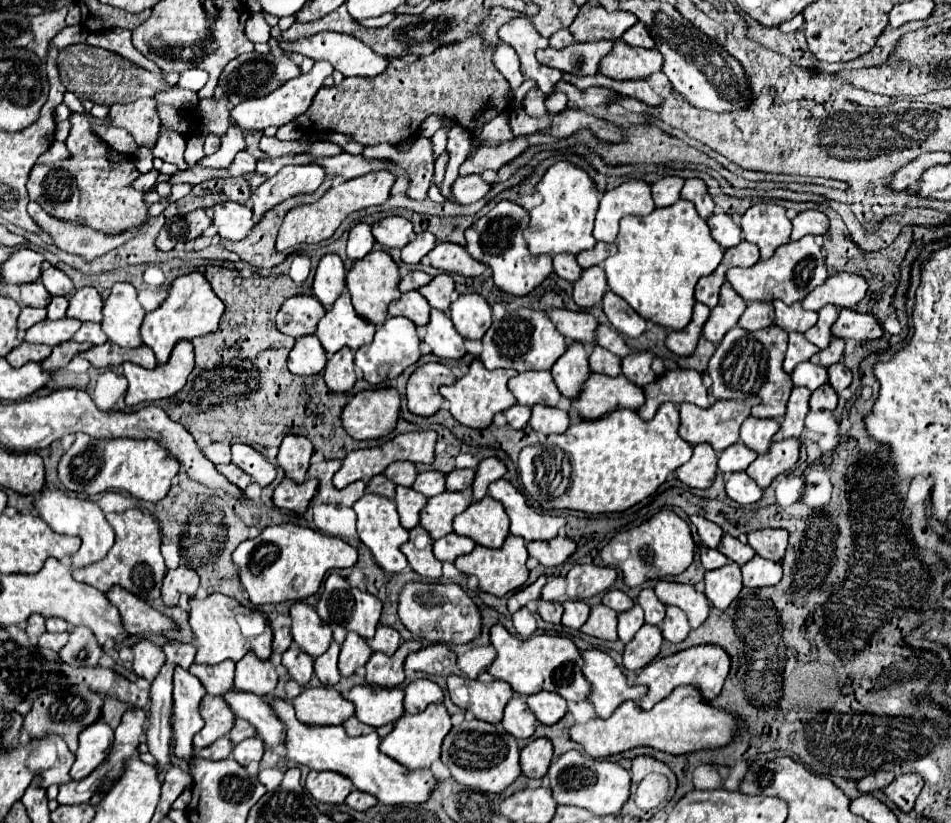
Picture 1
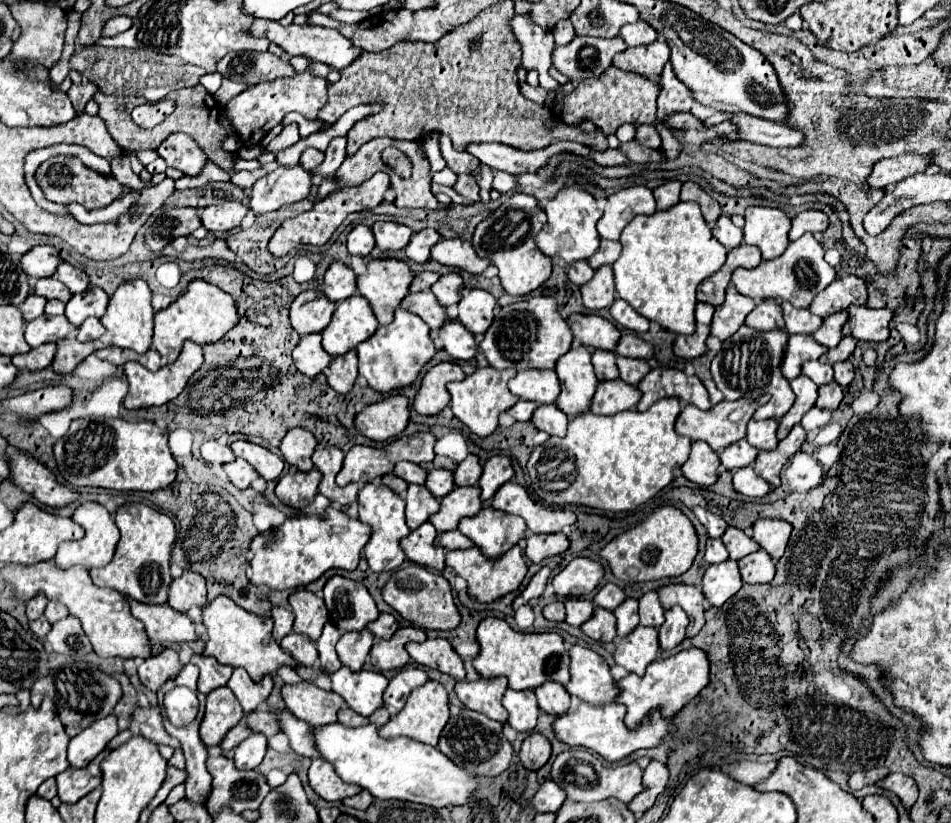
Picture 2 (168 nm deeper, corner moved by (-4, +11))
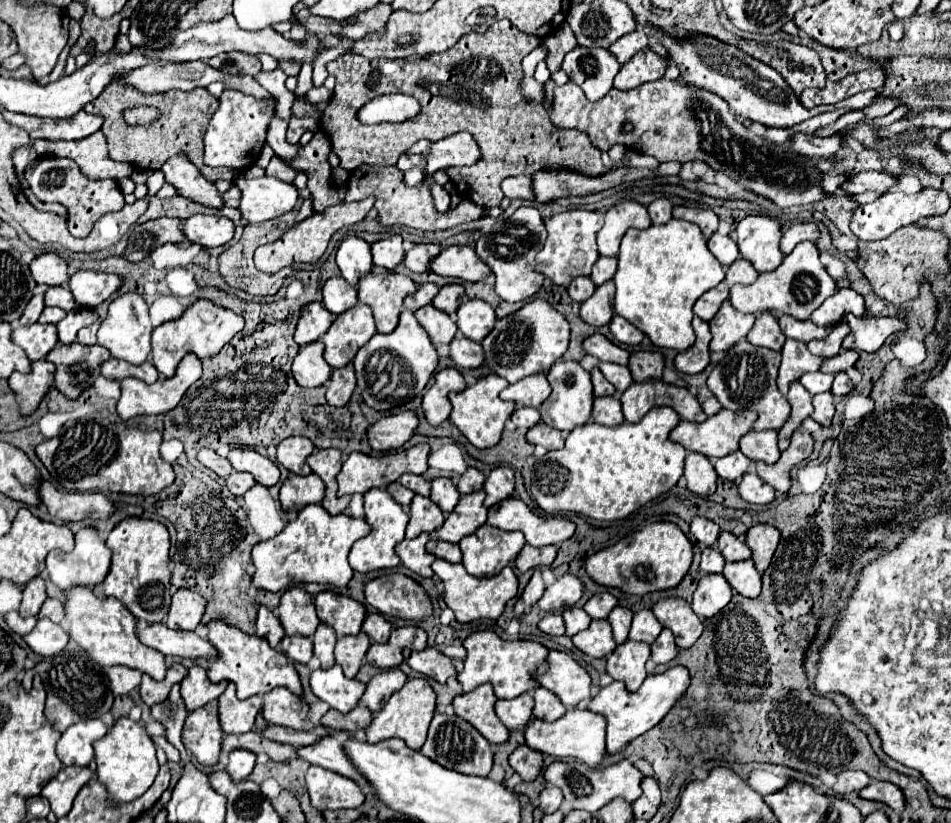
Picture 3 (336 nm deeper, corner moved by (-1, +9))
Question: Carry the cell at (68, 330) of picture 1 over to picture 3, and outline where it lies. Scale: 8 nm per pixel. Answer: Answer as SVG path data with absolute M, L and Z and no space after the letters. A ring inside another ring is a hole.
M38 322L30 326L18 326L12 330L12 342L16 342L32 362L42 360L58 344L56 326Z

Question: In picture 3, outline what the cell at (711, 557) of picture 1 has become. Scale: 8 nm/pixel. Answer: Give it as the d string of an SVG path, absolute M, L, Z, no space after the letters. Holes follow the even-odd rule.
M716 546L704 548L702 550L702 562L700 562L700 570L704 574L720 574L724 568L724 558L722 554L716 550Z

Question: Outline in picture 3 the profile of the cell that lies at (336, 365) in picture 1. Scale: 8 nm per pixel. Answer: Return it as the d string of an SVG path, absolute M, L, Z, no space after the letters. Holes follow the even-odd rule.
M346 364L344 368L332 370L330 384L326 390L326 402L330 406L342 408L348 404L354 388L356 388L356 378L354 378L354 366L352 364Z

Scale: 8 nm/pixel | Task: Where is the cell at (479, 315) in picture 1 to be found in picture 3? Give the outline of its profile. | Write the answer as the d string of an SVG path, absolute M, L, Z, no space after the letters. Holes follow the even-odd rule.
M468 300L456 312L458 330L462 332L462 336L474 342L482 342L486 334L490 334L490 330L494 328L494 322L494 308L484 300Z

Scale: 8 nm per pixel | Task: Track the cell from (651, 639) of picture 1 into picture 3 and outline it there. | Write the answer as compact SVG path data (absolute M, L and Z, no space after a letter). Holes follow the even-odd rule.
M626 640L620 644L608 658L606 658L606 672L626 684L626 690L634 692L644 682L646 674L646 660L650 658L650 646L644 642Z

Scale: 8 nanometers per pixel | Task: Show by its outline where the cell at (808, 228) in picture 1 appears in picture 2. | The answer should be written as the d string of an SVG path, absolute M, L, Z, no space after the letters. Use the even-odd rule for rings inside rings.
M805 210L799 212L793 218L793 226L789 232L789 240L797 240L799 236L803 236L805 232L823 232L829 226L829 218L825 212L821 210Z

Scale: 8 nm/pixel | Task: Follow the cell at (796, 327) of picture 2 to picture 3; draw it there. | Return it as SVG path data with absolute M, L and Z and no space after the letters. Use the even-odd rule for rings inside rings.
M786 314L780 316L778 322L780 322L780 328L782 328L782 332L784 332L786 338L794 338L794 340L800 340L800 342L806 342L806 344L808 344L810 340L822 340L822 338L826 338L826 334L828 334L826 328L820 328L820 326L816 326L816 324L810 322L810 320L800 322L800 320L790 318L790 316L786 316Z

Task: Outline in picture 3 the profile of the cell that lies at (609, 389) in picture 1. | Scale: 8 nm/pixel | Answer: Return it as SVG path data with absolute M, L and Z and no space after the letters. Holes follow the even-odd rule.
M596 398L594 400L594 410L592 410L592 420L602 424L602 426L618 426L624 422L622 416L622 404L616 398Z

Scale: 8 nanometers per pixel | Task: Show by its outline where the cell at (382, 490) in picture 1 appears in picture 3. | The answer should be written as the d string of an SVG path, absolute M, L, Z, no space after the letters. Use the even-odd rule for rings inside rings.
M392 482L392 484L388 486L388 492L390 492L392 498L394 498L398 504L402 504L404 508L408 508L410 502L412 502L412 498L414 498L414 492L412 492L412 490L406 490L404 486L400 486L400 482Z

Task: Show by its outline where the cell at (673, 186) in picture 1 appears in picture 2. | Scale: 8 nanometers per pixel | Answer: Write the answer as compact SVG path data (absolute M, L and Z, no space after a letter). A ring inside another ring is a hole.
M667 180L659 188L653 190L653 196L657 200L657 210L667 210L679 202L679 190L681 182L679 180Z

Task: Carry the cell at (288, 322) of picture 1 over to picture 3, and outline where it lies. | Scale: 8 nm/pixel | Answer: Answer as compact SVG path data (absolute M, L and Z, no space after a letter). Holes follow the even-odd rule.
M312 302L304 306L294 334L296 344L306 346L310 342L320 340L332 322L334 322L334 316L320 302Z

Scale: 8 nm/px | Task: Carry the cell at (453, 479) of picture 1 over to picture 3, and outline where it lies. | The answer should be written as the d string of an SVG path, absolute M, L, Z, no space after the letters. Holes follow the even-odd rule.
M468 468L466 474L460 476L460 480L458 480L458 492L460 494L472 494L484 486L484 480L486 480L486 476L480 470Z

